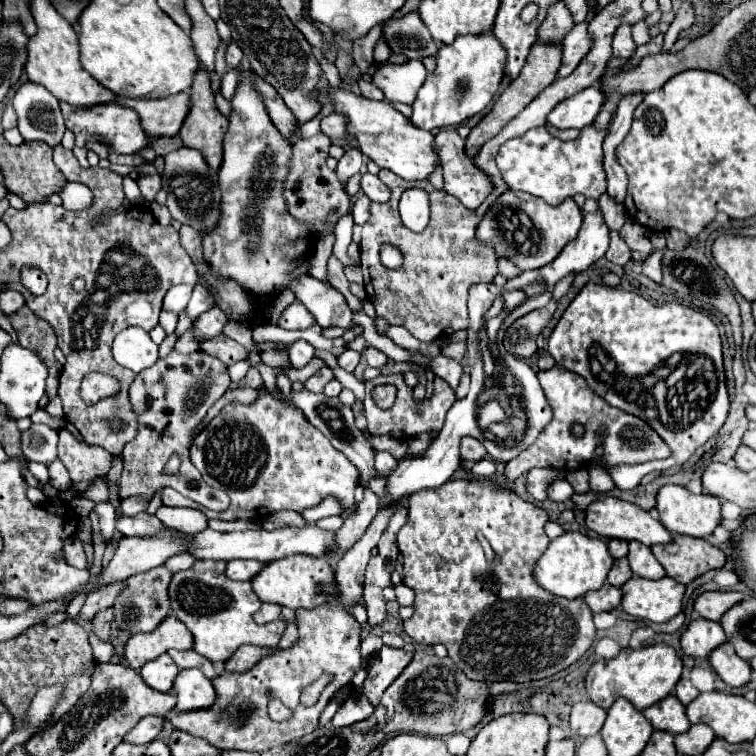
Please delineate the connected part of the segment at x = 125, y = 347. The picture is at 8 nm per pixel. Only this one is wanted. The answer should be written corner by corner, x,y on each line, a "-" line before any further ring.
131,326
115,336
113,358
117,360
117,364
137,374
157,362
157,344
151,340
147,330

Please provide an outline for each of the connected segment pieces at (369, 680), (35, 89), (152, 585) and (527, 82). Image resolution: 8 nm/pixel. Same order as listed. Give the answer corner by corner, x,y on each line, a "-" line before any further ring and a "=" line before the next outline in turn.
389,646
381,648
381,652
373,658
367,670
367,678
363,682
363,694
373,706
379,704
385,688
403,672
403,668
409,662
411,662
411,654
407,654
405,650
389,648
=
25,82
13,96
13,108
19,116
19,132
25,140
43,140
51,146
61,144
66,126
59,100
41,84
=
163,566
153,568
145,574
135,574
127,580
127,590
121,592
115,600
115,622
119,628
125,628
129,632
151,632
155,626
169,614
169,598
167,598
167,586
171,580
171,572
=
535,42
531,46
529,56
527,56
527,64
519,72
519,76
515,80
511,80
511,84
505,88
505,92
493,104
491,112
467,136
467,140
465,140
465,154
469,154
473,158
487,140
491,140
493,136
497,136
501,132
501,128
505,128
505,124
509,124
509,120
513,120
533,98
537,98
553,82
553,78
555,78
555,74
559,70
559,64
561,64
561,46

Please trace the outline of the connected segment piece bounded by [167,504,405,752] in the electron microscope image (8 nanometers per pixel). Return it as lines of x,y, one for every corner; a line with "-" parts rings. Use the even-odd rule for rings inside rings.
393,504
393,508
381,506
371,526
367,528
367,532
355,542
353,548
345,552
345,556
339,560
335,568
337,594
329,604
321,604
317,608
311,608
309,612
305,612
305,608
301,608
301,612
295,612
299,638
297,638
297,644
293,644
293,648
285,648
285,650
273,648
271,654
263,656
247,672
223,670
221,676
213,680
213,686
217,692
217,700
213,702
213,708
207,708
201,712
171,710
167,714
167,720
177,730
203,738
219,750
263,752
313,732
319,726
319,716
325,710
327,702
335,696
339,688
347,686
353,680
353,676
361,670
361,654
359,654
361,624
357,624
357,620
349,616
349,604
359,604
359,600
363,598
363,572
371,558
371,550
377,546
381,532
389,522
389,516
393,516
393,512
397,512
397,508
403,508
403,506
405,504
-
323,674
331,674
333,680
325,686
317,704
311,708
299,706
299,696
303,688
313,684
-
271,698
281,700
295,714
285,722
273,722
267,714
267,704

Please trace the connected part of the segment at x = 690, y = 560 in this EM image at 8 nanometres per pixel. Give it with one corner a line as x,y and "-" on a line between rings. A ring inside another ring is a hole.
673,536
669,544
655,544
651,550
667,576
681,584
689,584
711,568
723,568
727,560
717,546
695,536

